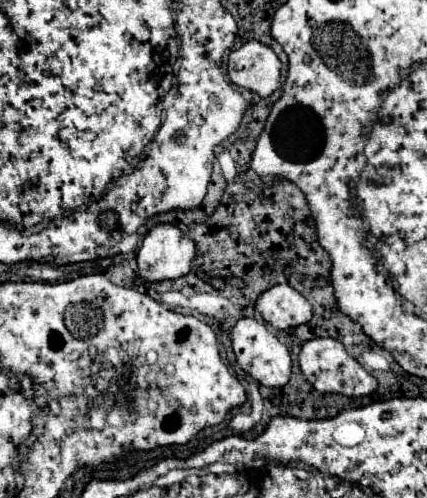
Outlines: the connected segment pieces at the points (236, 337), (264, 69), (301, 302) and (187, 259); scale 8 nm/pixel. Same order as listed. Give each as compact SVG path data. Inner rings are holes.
M244 317L240 319L232 333L232 349L236 355L238 365L250 373L258 383L266 385L266 387L284 387L290 379L290 369L292 369L292 359L290 359L290 351L276 339L276 335L272 335L266 325L258 323L256 319Z
M248 41L242 47L230 51L230 57L228 57L228 77L230 77L230 81L236 87L244 87L244 89L256 93L258 97L266 99L280 87L280 59L264 43Z
M286 283L262 291L254 307L274 329L298 327L302 323L308 323L312 317L310 303Z
M160 223L144 235L144 241L136 253L136 261L138 261L136 273L142 279L152 281L152 283L164 281L164 279L184 277L192 269L192 261L196 259L196 251L198 251L196 243L192 239L188 239L188 235L180 227L176 227L172 223L168 223L168 225Z

